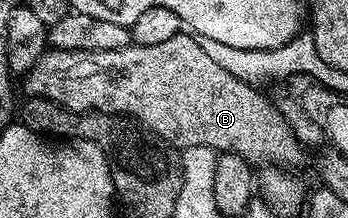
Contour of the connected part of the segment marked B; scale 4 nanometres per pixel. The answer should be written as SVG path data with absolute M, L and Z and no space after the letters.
M192 33L175 35L170 37L170 41L162 41L159 45L129 45L110 53L49 49L38 65L34 65L34 69L23 76L22 83L29 96L49 99L67 111L103 111L127 117L177 149L210 146L217 153L240 154L252 165L277 165L282 169L296 169L304 159L305 148L284 120L279 106L273 101L271 103L253 84L240 80L219 66L202 49L197 36Z

